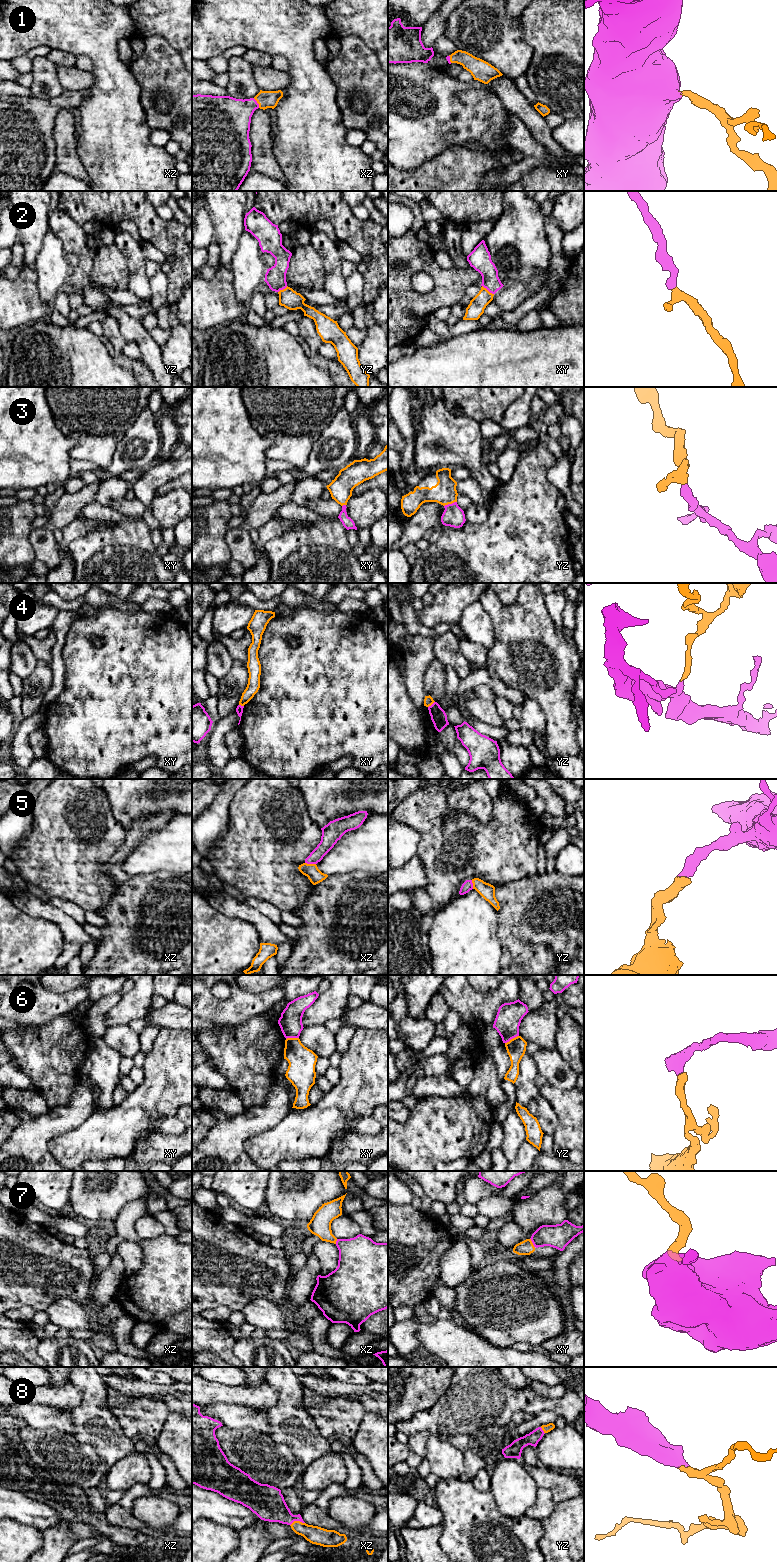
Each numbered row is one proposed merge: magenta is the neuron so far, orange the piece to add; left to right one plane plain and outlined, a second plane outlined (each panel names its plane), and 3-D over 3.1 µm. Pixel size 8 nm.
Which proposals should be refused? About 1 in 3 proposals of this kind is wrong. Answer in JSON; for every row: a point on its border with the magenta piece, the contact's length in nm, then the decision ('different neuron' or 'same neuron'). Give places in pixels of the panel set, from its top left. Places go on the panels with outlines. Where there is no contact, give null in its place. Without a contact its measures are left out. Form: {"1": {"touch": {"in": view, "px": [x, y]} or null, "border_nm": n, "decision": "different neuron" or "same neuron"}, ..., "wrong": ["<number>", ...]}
{"1": {"touch": {"in": "xz", "px": [257, 103]}, "border_nm": 90, "decision": "same neuron"}, "2": {"touch": {"in": "xy", "px": [488, 290]}, "border_nm": 120, "decision": "same neuron"}, "3": {"touch": {"in": "yz", "px": [450, 504]}, "border_nm": 110, "decision": "same neuron"}, "4": {"touch": {"in": "yz", "px": [432, 704]}, "border_nm": 80, "decision": "different neuron"}, "5": {"touch": {"in": "xz", "px": [310, 863]}, "border_nm": 90, "decision": "same neuron"}, "6": {"touch": {"in": "yz", "px": [511, 1038]}, "border_nm": 130, "decision": "different neuron"}, "7": {"touch": {"in": "xy", "px": [532, 1242]}, "border_nm": 90, "decision": "different neuron"}, "8": {"touch": {"in": "xz", "px": [297, 1520]}, "border_nm": 120, "decision": "same neuron"}, "wrong": ["4", "6", "7"]}

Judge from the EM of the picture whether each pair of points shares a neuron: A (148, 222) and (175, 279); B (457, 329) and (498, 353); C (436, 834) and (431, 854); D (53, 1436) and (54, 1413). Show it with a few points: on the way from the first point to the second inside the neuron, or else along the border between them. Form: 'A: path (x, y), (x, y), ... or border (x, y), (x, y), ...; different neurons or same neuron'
A: border (167, 230), (174, 254); different neurons
B: border (483, 328), (449, 336); different neurons
C: path (436, 839), (436, 849); same neuron
D: border (30, 1426), (34, 1428), (56, 1427), (71, 1435); different neurons

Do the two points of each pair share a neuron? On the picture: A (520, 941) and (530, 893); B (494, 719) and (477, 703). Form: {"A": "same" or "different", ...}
{"A": "same", "B": "same"}

